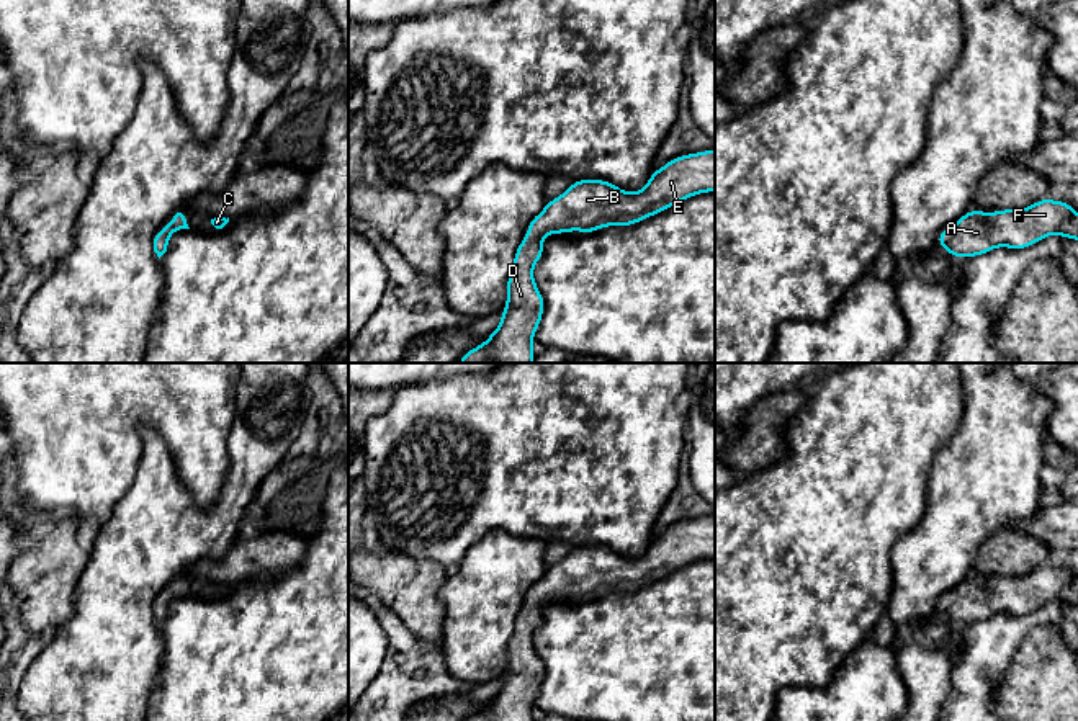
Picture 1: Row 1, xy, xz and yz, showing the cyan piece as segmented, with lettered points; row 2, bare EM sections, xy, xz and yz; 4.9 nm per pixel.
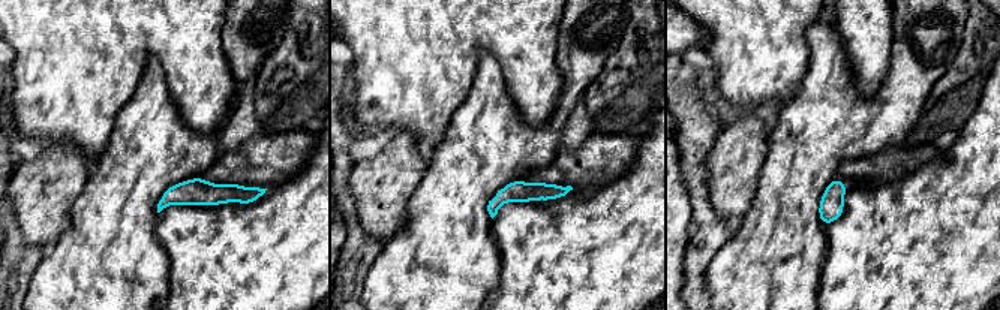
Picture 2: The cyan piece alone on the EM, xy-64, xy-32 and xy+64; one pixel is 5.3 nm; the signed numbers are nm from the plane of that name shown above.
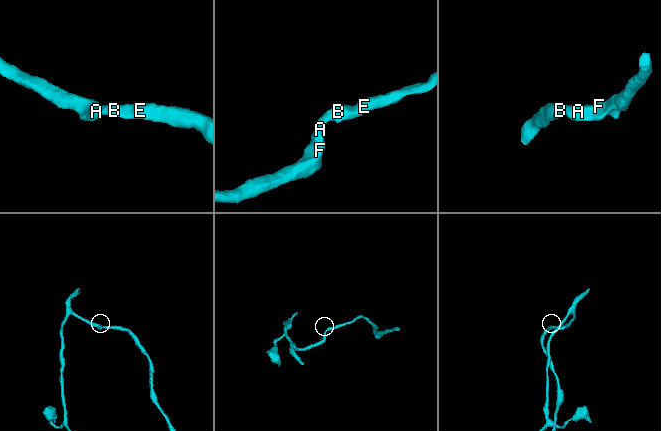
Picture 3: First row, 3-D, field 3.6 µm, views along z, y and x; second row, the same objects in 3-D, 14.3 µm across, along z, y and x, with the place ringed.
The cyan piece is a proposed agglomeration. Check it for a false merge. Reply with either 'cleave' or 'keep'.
keep

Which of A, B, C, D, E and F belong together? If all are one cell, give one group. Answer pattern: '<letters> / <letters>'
A B C D E F

